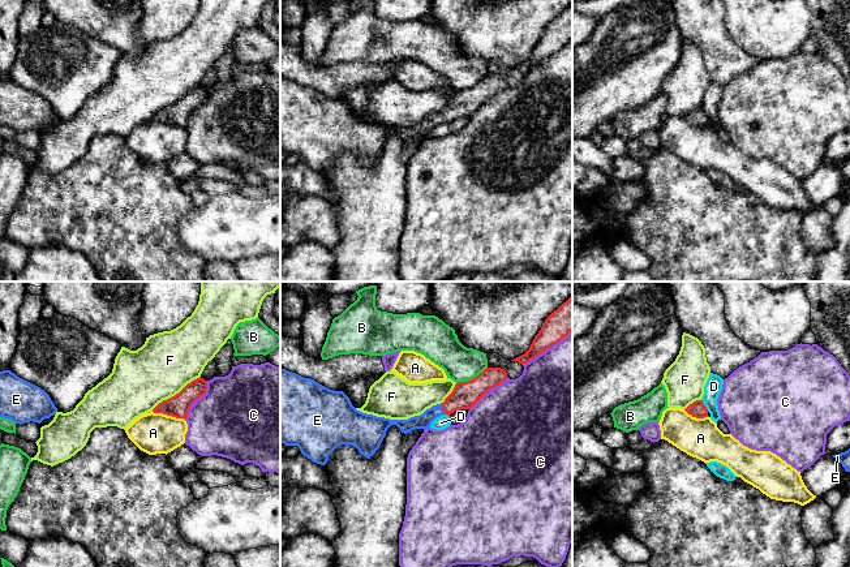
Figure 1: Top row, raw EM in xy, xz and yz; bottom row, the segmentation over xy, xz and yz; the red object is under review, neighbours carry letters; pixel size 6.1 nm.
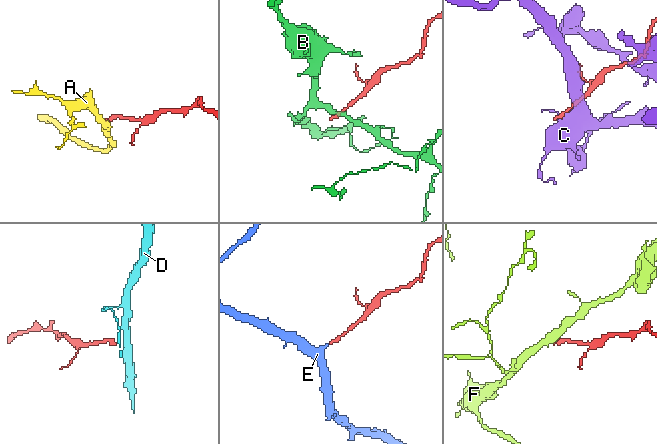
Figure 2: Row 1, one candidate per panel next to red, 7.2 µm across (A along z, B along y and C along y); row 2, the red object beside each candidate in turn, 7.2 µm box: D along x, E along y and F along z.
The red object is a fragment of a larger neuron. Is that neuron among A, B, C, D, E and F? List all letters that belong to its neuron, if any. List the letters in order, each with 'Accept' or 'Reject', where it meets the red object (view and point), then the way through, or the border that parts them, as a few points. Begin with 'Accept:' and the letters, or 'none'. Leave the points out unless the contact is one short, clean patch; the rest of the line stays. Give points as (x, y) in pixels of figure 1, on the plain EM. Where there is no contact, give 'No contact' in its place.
Accept: E
A: Reject. Touches red at xy (168, 123). Boundary: xy (153, 119), (184, 128)
B: Reject. Touches red at xz (471, 87). Boundary: xz (486, 74), (472, 86), (456, 91)
C: Reject. Touches red at xz (546, 56)
D: Reject. Touches red at yz (704, 114). Boundary: yz (702, 107), (708, 119)
E: Accept. Touches red at xz (442, 116). Path across: xz (464, 103), (442, 116), (423, 129)
F: Reject. Touches red at xy (176, 102). Boundary: xy (200, 84), (174, 103), (163, 107), (151, 119)

